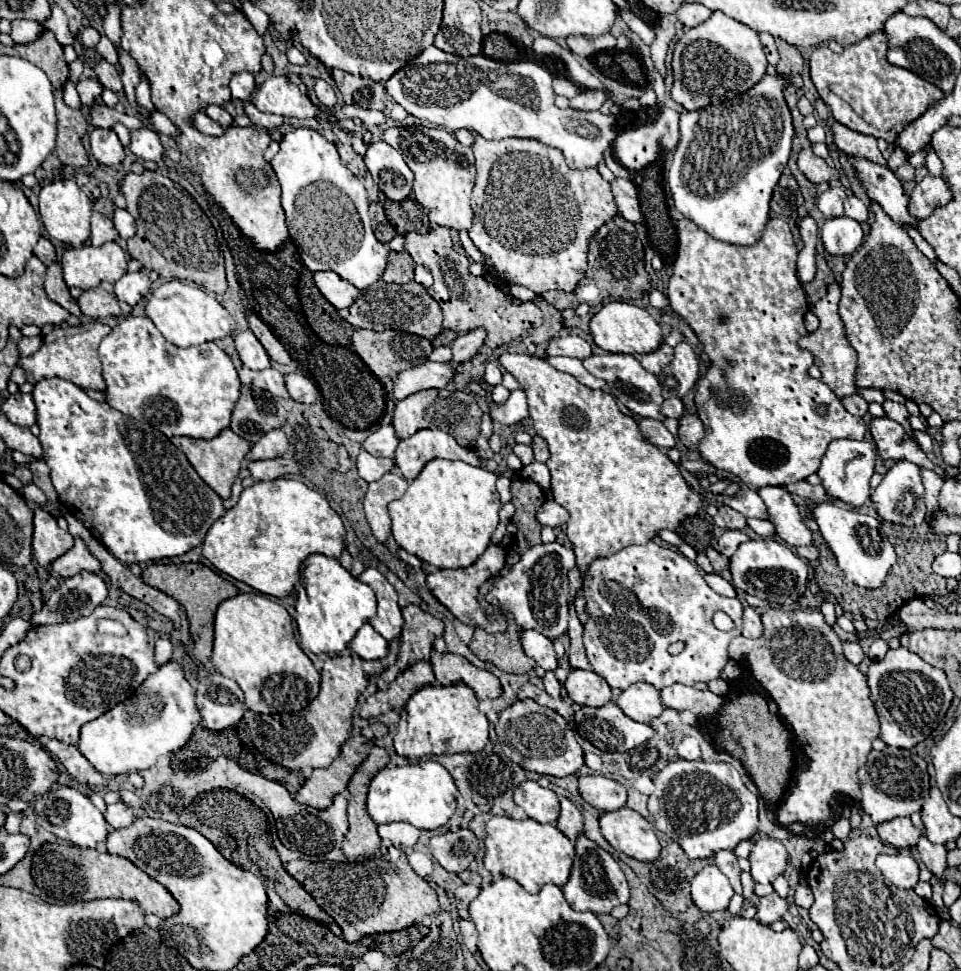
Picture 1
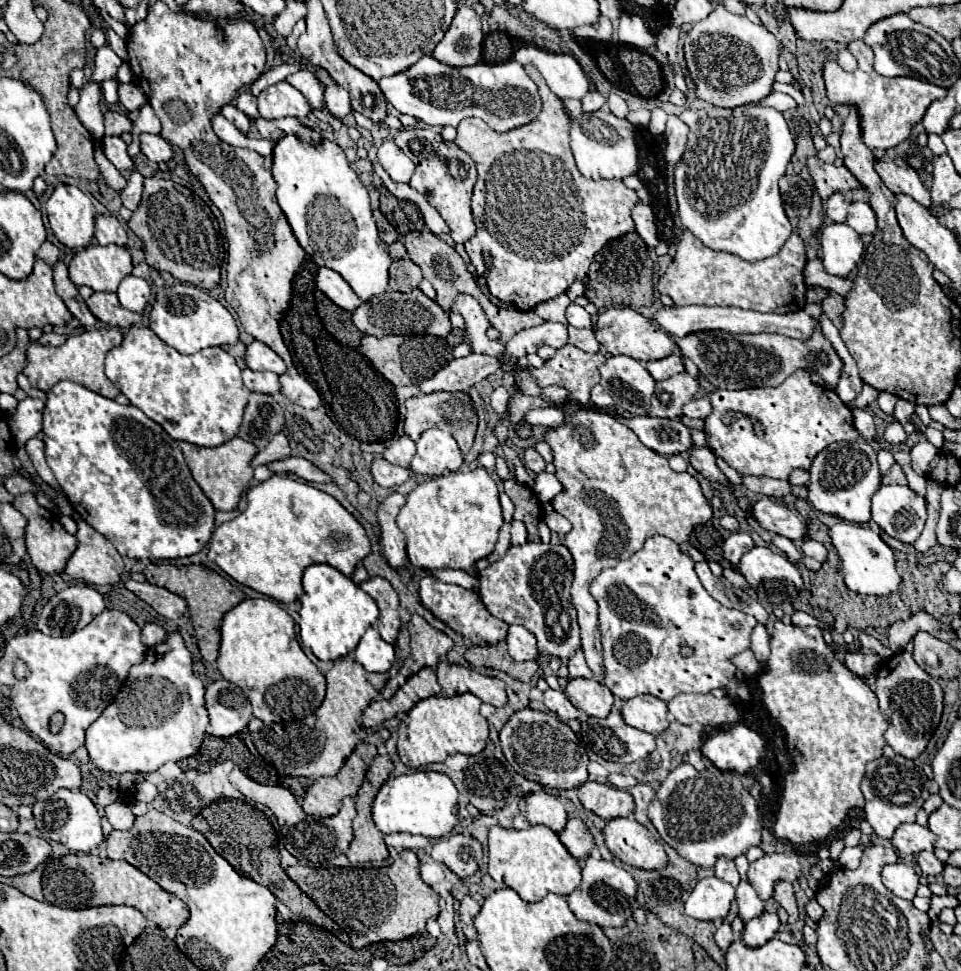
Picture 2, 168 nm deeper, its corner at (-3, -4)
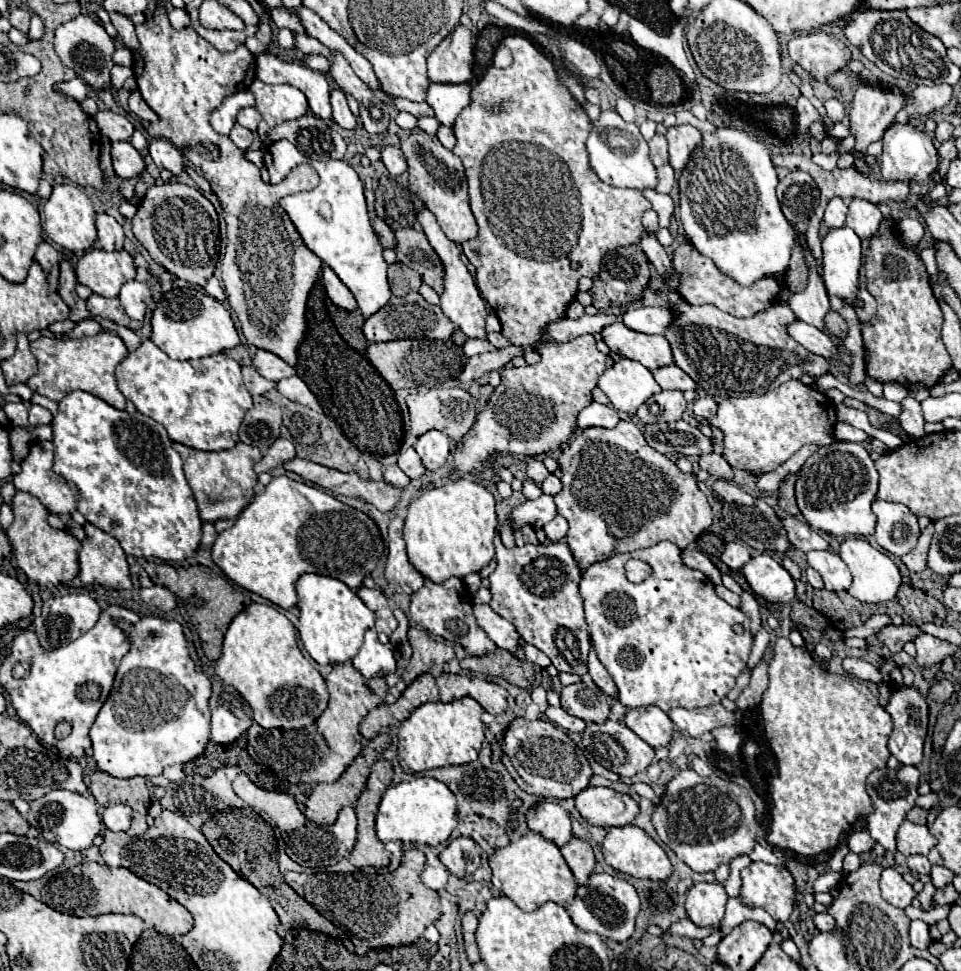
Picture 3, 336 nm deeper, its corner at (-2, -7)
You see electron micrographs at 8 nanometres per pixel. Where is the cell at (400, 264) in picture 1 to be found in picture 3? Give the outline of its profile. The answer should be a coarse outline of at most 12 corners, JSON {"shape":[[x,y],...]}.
{"shape":[[402,262],[390,264],[388,282],[394,296],[422,286],[418,272]]}

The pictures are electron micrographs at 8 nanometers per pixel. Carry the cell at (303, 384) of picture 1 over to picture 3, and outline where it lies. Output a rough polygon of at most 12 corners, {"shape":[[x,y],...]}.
{"shape":[[298,376],[280,380],[278,392],[320,410],[316,396]]}

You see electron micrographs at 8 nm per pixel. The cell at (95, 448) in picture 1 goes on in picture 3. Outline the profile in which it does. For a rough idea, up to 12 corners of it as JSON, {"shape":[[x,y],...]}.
{"shape":[[74,390],[52,470],[126,556],[182,562],[202,520],[164,426]]}

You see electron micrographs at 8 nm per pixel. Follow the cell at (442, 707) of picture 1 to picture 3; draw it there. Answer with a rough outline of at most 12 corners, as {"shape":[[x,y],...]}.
{"shape":[[474,698],[418,706],[398,730],[404,772],[478,758]]}

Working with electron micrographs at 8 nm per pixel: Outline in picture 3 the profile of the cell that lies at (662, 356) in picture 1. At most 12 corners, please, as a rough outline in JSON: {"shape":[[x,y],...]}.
{"shape":[[676,364],[654,370],[662,390],[698,388],[698,384]]}

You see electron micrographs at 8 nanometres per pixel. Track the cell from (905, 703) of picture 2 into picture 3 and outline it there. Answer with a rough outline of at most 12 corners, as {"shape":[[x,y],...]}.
{"shape":[[914,674],[886,704],[894,730],[888,750],[900,764],[916,766],[928,732],[928,702]]}

